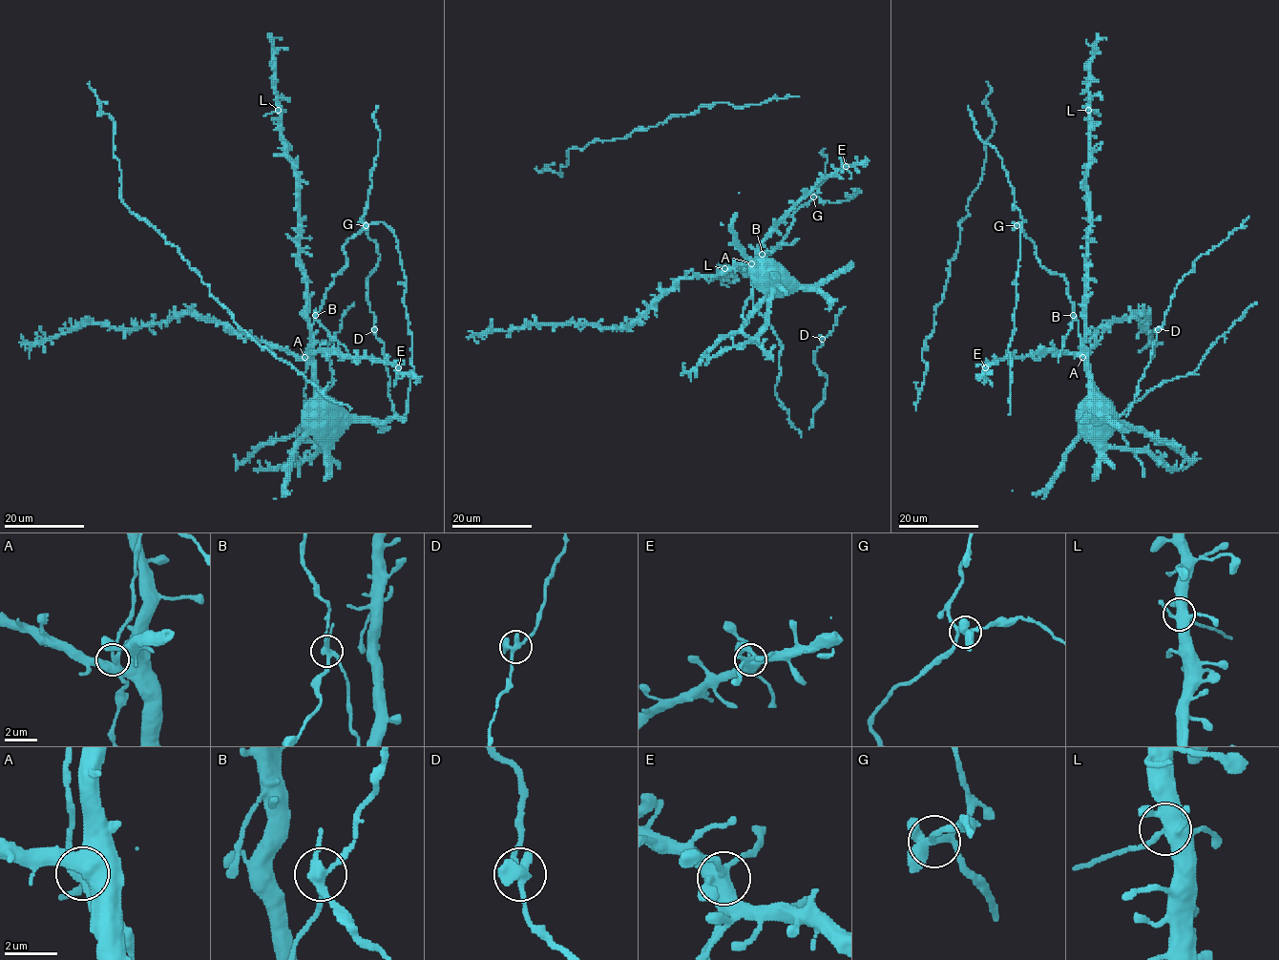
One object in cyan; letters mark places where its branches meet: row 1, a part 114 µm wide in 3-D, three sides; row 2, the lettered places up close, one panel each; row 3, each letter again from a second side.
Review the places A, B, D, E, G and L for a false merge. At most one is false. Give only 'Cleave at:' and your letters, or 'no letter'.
Cleave at: B

